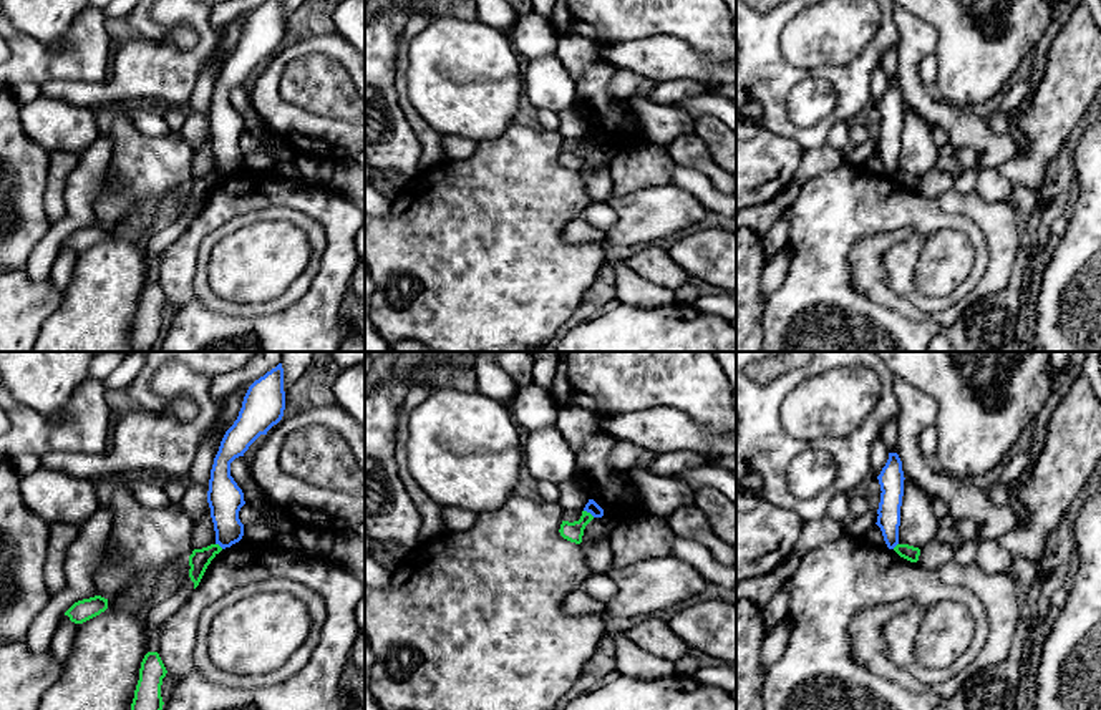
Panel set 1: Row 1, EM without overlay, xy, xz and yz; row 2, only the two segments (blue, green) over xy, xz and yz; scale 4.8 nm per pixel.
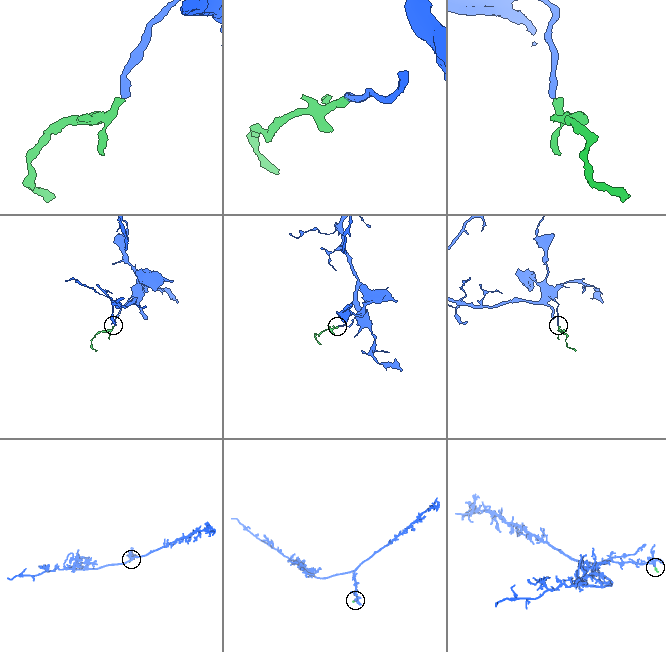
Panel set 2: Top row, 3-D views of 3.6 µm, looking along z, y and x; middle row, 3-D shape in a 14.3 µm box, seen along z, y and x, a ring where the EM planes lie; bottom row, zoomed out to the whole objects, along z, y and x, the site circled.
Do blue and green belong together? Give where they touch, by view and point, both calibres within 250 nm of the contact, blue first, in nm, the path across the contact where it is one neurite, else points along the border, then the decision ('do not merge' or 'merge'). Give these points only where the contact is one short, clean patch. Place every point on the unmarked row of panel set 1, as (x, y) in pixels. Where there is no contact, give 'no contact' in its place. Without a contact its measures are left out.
contact xz (589, 140); calibres 60 and 100 nm; border xz (584, 138), (594, 145); do not merge

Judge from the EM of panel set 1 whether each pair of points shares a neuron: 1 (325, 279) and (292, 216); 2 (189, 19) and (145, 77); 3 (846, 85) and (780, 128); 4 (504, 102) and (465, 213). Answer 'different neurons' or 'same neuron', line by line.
1: different neurons
2: same neuron
3: same neuron
4: different neurons

